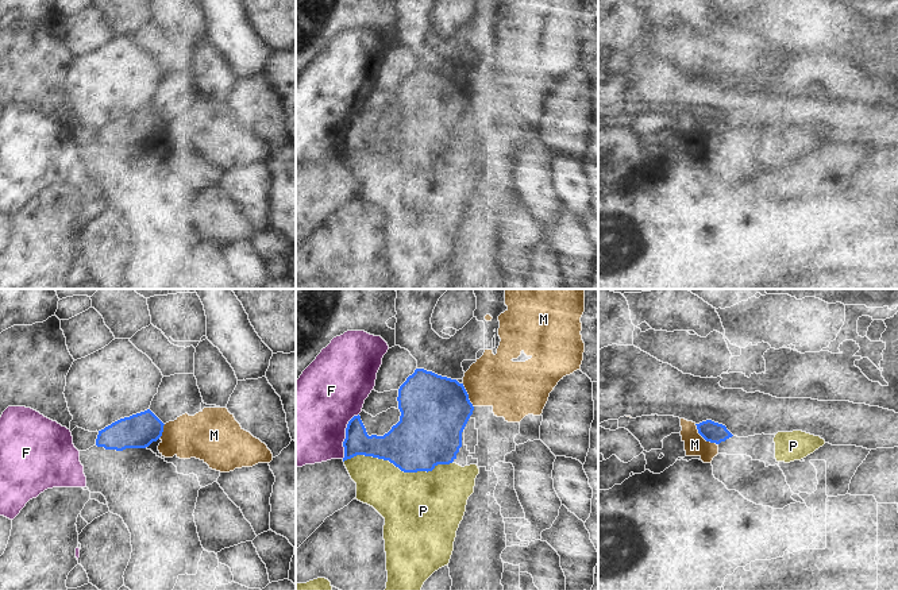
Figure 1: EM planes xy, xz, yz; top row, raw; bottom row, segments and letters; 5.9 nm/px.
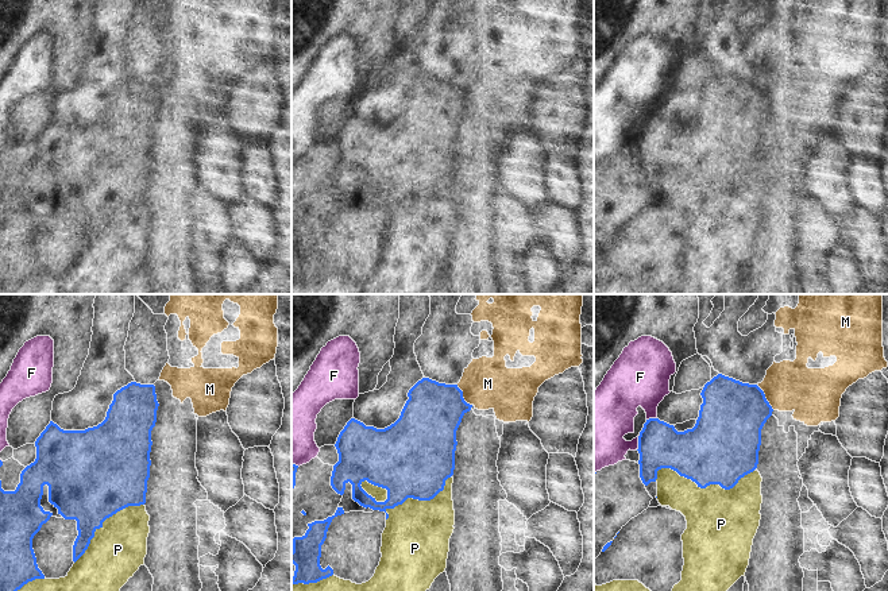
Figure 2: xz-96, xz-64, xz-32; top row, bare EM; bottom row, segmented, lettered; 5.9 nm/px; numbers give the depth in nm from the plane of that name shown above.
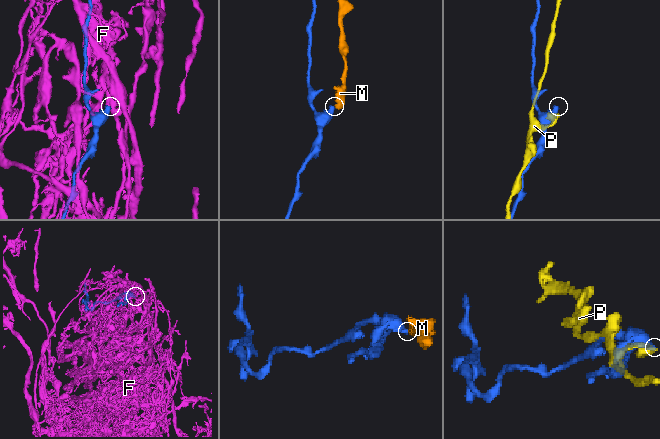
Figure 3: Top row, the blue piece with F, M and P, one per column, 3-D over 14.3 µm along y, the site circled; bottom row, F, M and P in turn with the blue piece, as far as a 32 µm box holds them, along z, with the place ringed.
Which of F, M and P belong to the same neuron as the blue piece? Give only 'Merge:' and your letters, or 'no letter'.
Merge: no letter

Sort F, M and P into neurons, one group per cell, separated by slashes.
F / M / P

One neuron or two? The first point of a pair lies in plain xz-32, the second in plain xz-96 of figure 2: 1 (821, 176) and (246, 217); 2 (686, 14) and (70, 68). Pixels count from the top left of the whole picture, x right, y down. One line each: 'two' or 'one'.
1: two
2: one

